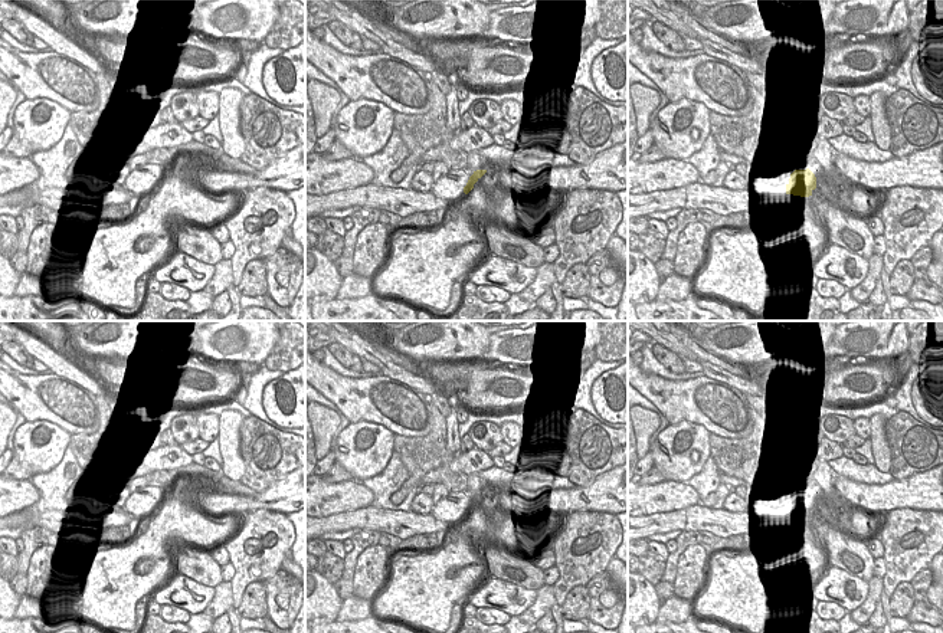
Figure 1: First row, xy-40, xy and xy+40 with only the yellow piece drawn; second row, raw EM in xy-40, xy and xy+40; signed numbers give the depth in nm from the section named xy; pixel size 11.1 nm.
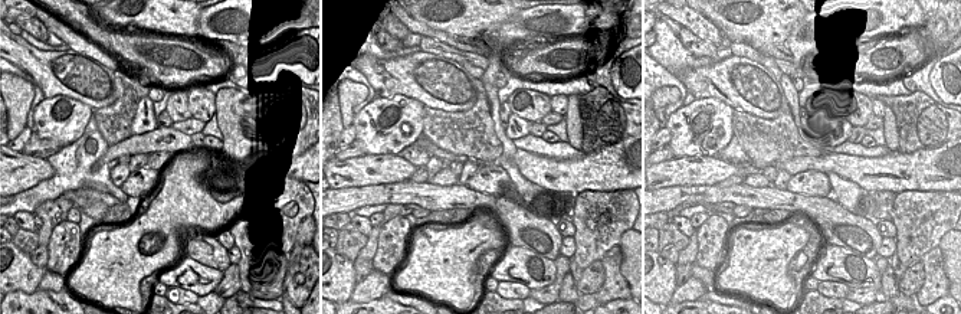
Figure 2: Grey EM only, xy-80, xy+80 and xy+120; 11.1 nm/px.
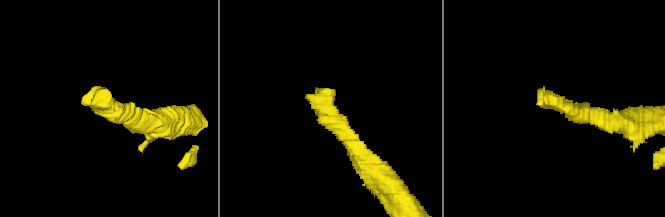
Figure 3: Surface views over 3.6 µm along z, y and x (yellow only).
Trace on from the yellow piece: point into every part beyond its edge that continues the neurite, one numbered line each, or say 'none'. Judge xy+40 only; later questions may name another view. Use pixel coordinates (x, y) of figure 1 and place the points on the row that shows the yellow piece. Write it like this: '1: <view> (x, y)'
1: xy+40 (776, 181)

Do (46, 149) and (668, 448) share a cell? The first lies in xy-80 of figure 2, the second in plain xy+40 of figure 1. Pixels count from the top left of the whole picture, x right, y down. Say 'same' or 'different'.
different

